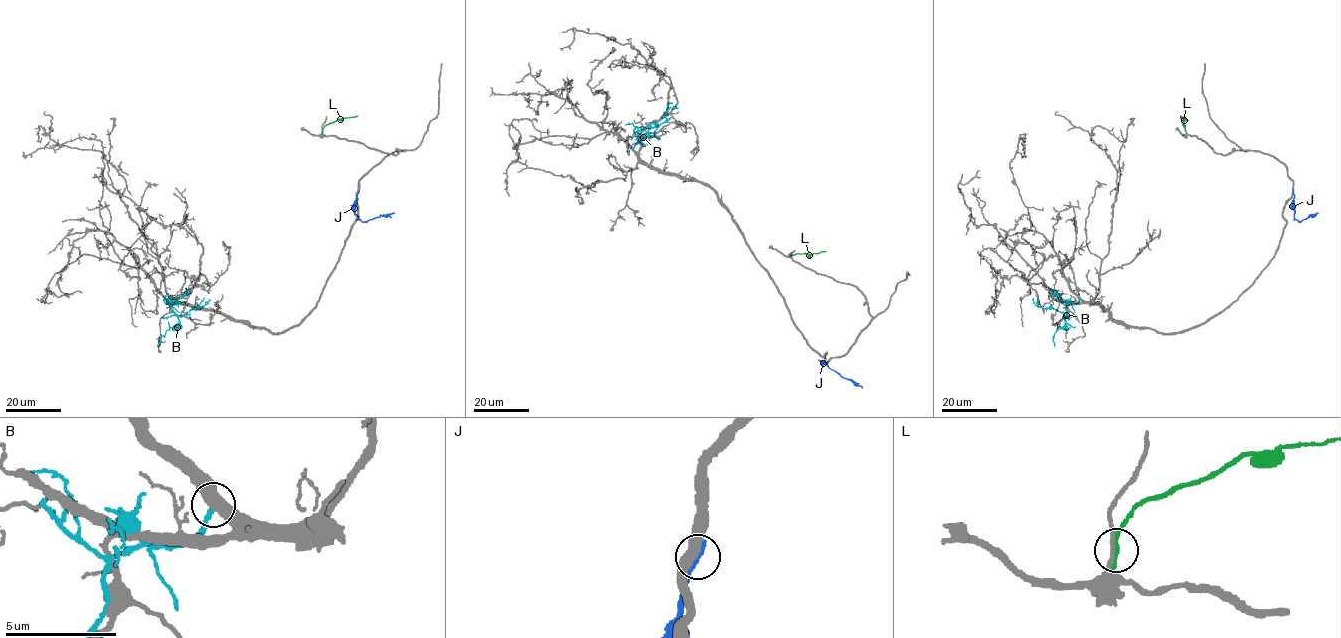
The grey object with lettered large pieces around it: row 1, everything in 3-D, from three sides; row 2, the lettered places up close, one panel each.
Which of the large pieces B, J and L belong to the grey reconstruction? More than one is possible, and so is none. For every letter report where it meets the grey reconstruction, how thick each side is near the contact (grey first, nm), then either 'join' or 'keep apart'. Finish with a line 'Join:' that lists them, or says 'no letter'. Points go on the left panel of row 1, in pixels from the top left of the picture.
B: meets grey at (164, 299); 480 nm thick on the grey side, 280 nm on the other; keep apart
J: meets grey at (358, 192); 420 nm thick on the grey side, 260 nm on the other; keep apart
L: meets grey at (322, 131); 160 nm thick on the grey side, 240 nm on the other; keep apart
Join: no letter

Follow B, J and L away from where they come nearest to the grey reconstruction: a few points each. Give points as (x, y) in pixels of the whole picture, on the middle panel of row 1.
B: (632, 149), (638, 136), (653, 135), (665, 120), (669, 108), (678, 108)
J: (826, 363), (822, 365), (826, 364), (862, 388)
L: (790, 255), (825, 250)

